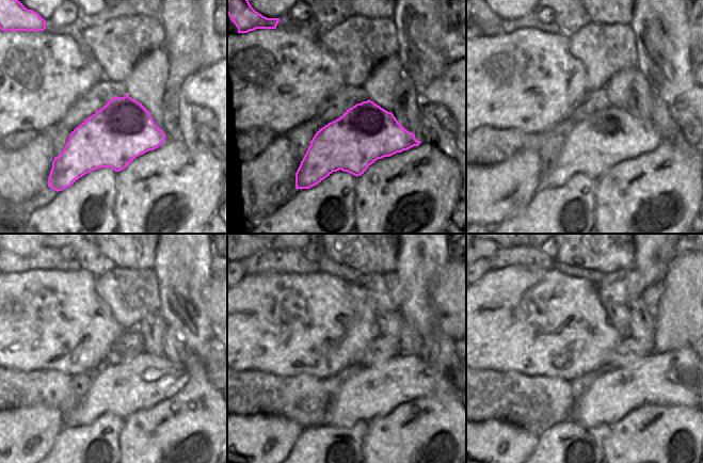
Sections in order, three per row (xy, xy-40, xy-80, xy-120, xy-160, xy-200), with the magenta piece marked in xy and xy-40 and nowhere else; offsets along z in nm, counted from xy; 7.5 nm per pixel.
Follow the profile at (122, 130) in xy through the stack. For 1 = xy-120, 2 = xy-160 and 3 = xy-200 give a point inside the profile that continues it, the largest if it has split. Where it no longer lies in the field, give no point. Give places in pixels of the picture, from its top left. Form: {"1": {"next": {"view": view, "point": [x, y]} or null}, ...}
{"1": {"next": {"view": "xy-120", "point": [145, 380]}}, "2": {"next": {"view": "xy-160", "point": [374, 390]}}, "3": {"next": {"view": "xy-200", "point": [667, 379]}}}

